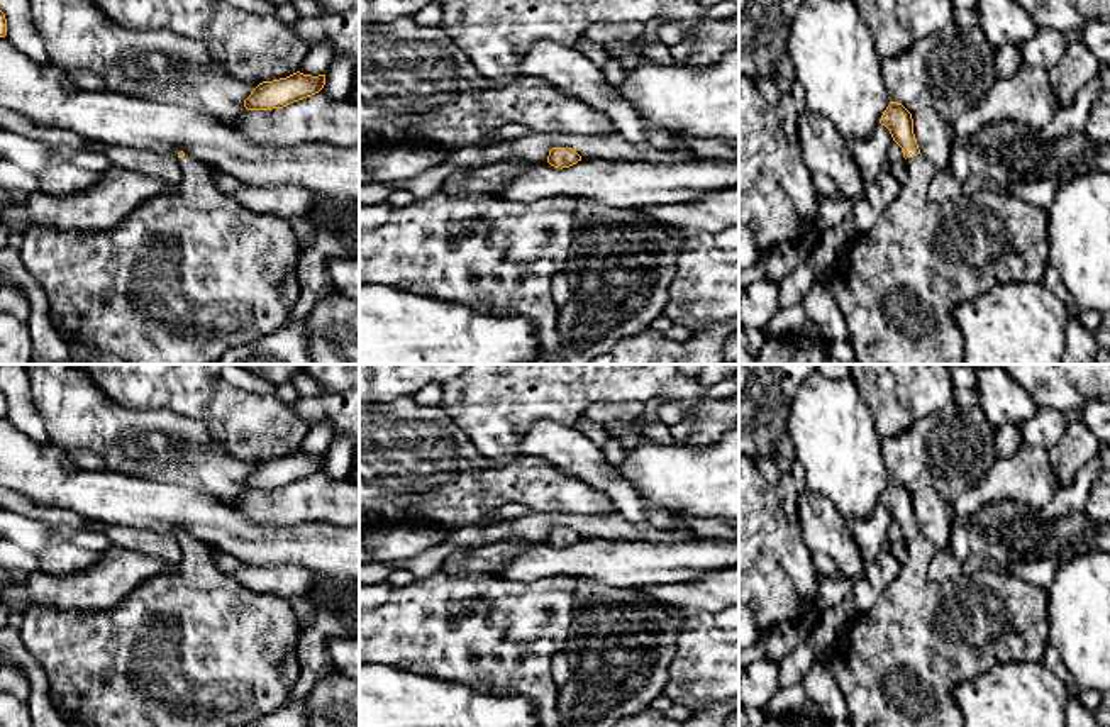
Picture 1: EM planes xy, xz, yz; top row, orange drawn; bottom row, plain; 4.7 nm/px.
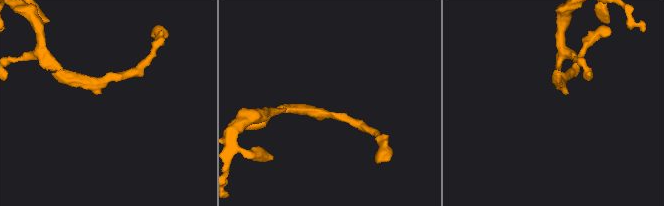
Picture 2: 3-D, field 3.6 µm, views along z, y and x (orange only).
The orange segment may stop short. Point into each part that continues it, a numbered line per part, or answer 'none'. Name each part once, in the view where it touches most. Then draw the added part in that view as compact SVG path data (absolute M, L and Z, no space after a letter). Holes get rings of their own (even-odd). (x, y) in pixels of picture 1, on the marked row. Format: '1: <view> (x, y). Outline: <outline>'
1: yz (899, 287). Outline: M922 154L905 161L908 181L876 224L857 236L827 283L846 319L847 341L859 364L964 364L957 310L998 285L1042 283L1049 266L1049 215L1041 207L991 190L963 195L954 202L932 202L927 197L932 166Z

